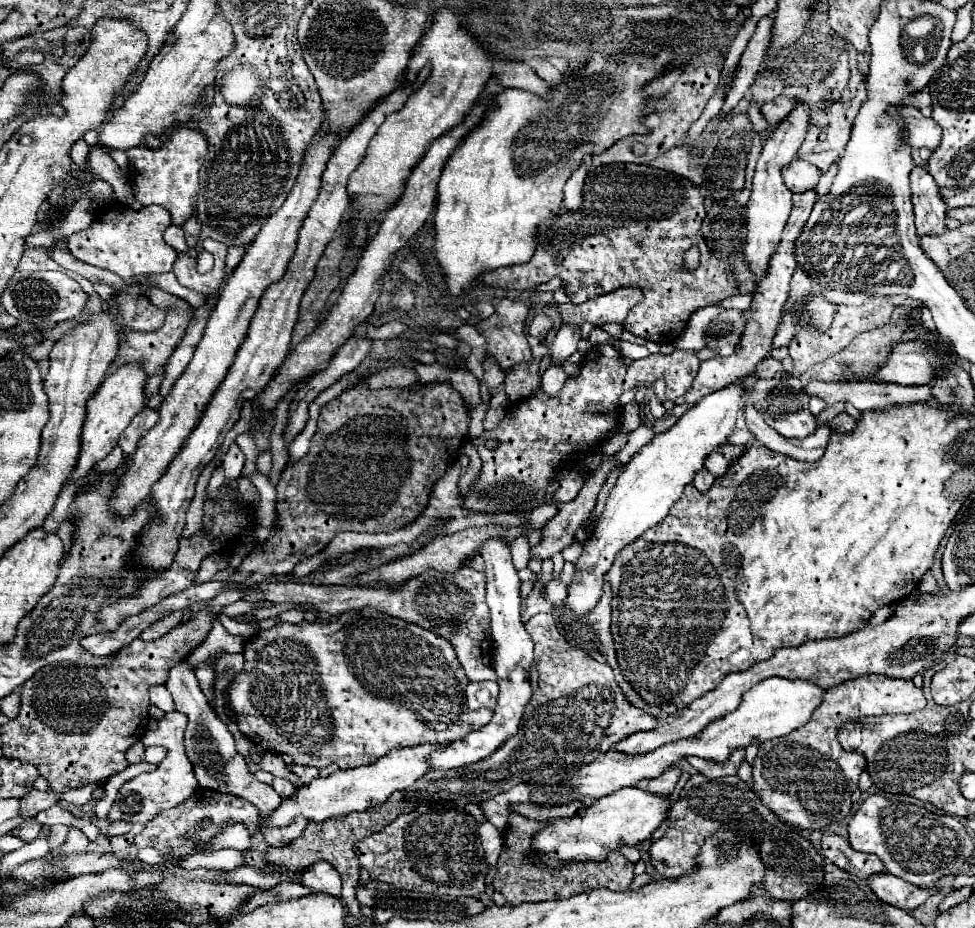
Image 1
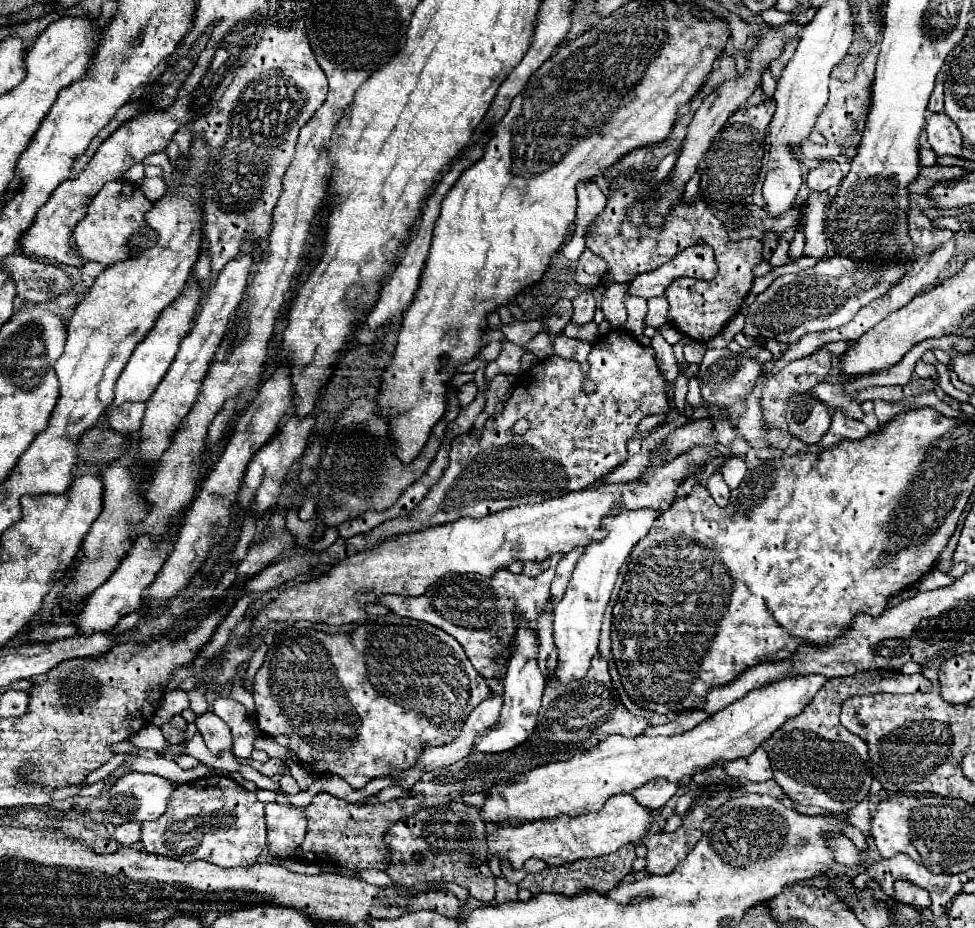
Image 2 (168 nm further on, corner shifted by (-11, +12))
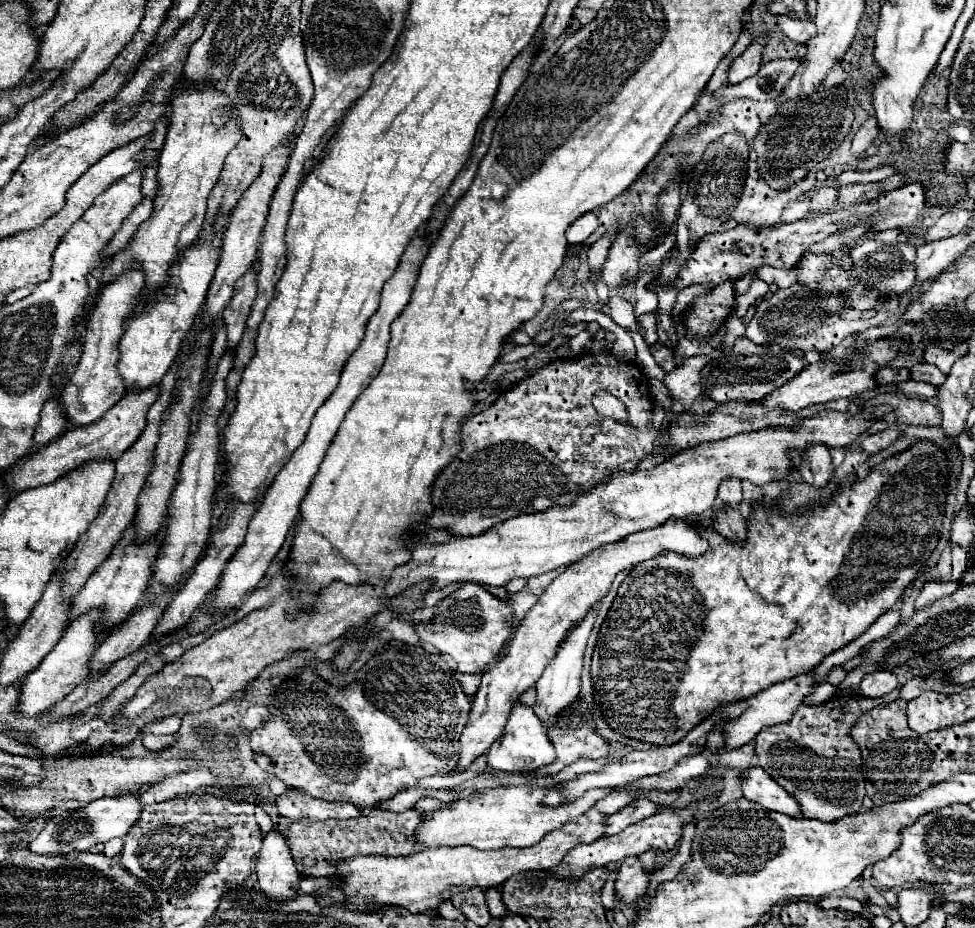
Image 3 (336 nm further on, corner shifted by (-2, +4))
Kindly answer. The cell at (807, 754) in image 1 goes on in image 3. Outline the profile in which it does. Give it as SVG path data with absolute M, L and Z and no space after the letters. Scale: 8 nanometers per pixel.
M898 689L878 699L866 699L838 691L824 705L802 705L794 713L794 719L772 725L756 735L758 765L766 773L770 773L770 777L780 787L784 787L800 801L804 817L832 823L836 819L842 819L844 815L854 815L862 809L862 799L866 791L860 749L850 737L850 727L864 711L896 699Z

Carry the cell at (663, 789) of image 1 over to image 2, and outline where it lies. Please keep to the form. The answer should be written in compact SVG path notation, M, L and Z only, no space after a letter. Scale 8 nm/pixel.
M651 779L651 783L645 783L645 787L633 791L633 797L649 809L659 809L677 793L677 789L679 783L669 783L669 779Z

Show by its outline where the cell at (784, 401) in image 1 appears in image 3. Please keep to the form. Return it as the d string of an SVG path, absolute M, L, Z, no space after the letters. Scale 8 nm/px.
M820 445L808 447L808 451L804 451L804 453L800 451L794 455L794 463L796 463L802 479L816 489L826 487L832 479L834 467L832 467L832 457L826 447L820 447Z

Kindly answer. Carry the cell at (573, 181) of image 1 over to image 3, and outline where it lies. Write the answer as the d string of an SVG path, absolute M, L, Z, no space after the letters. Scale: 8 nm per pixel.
M590 211L586 215L582 215L578 221L574 221L570 225L570 229L566 231L566 237L568 237L568 243L570 245L580 245L582 241L586 241L598 227L598 219L596 215Z

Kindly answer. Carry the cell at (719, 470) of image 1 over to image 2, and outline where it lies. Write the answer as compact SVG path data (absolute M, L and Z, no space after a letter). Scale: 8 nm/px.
M731 455L731 457L727 459L727 463L721 467L721 473L723 473L727 485L729 485L731 489L735 489L735 487L743 481L743 477L745 477L745 473L747 473L745 461L743 461L741 457L737 457L737 455Z

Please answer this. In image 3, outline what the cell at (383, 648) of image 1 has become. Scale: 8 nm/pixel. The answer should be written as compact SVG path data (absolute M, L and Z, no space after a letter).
M414 645L414 651L398 651L394 647L390 647L390 653L376 653L362 669L360 669L360 679L356 679L354 683L350 683L344 689L336 689L328 683L324 683L322 679L318 679L316 675L308 673L308 669L304 669L300 675L296 675L294 679L274 679L270 681L274 685L274 695L272 695L272 707L278 709L276 715L270 715L270 719L266 719L260 727L256 727L250 733L250 743L252 743L252 751L254 753L262 753L270 759L272 767L274 767L274 775L286 785L286 789L290 791L300 791L304 795L312 795L324 801L348 801L358 809L374 809L378 807L382 801L392 799L396 793L414 787L422 777L430 777L430 775L438 775L438 773L448 773L456 769L456 763L460 759L460 735L464 731L464 723L468 723L468 707L470 701L464 695L458 677L454 675L454 671L450 669L450 665L444 661L444 657L440 653L426 653L420 645Z

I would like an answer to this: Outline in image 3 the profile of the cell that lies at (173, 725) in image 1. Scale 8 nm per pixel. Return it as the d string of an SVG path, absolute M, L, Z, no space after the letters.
M124 795L118 799L98 799L76 811L66 811L54 819L50 819L44 831L26 845L26 849L40 855L68 855L72 851L90 851L98 843L106 843L114 837L124 837L130 827L136 825L142 813L142 805L136 797Z

